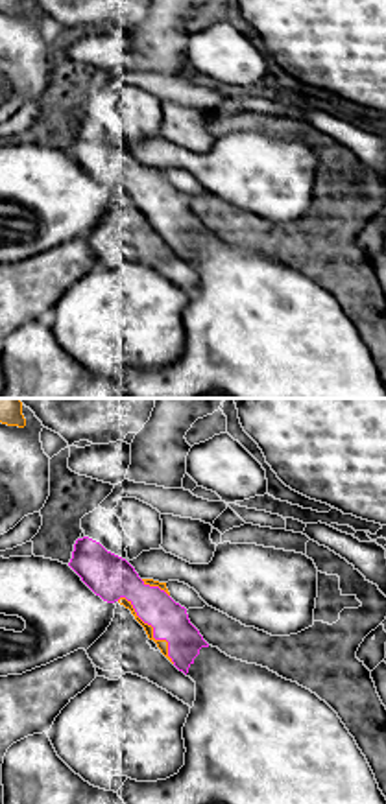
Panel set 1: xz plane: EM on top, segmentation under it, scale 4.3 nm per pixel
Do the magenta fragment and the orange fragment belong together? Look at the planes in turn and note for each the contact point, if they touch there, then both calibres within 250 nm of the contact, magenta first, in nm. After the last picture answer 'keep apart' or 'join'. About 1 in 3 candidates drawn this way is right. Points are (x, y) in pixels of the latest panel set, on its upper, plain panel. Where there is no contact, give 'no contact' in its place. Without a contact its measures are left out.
meets magenta at (154, 218); 160 nm thick on the magenta side, 50 nm on the other

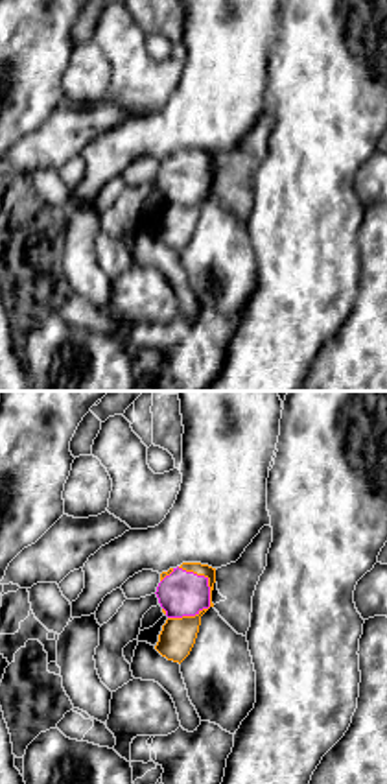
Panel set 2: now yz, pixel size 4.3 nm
meets magenta at (203, 194); 200 nm thick on the magenta side, 160 nm on the other

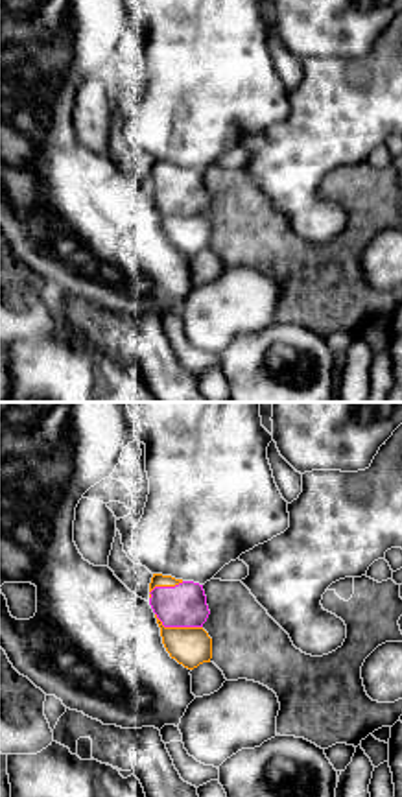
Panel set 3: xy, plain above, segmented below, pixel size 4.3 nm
meets magenta at (177, 213); 190 nm thick on the magenta side, 180 nm on the other

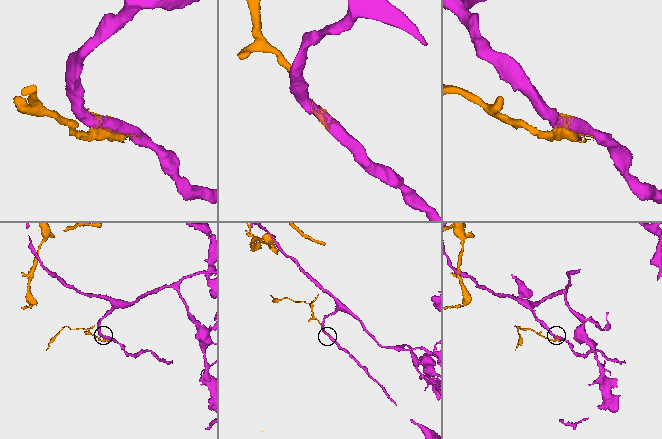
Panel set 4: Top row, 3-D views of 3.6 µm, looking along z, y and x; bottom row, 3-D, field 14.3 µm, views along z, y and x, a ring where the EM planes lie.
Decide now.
join

